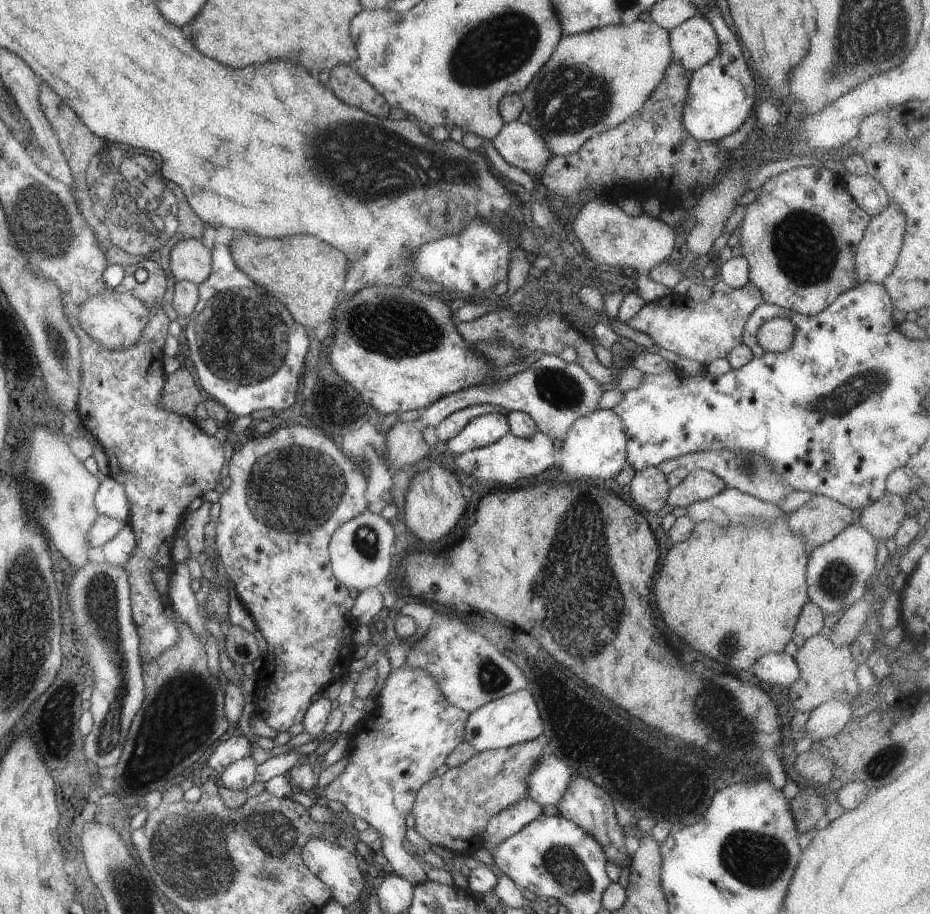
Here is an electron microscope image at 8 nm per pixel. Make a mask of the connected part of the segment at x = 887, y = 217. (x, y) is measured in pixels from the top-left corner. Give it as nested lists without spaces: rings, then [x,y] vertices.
[[[888,202],[881,212],[870,217],[854,254],[856,284],[864,283],[865,281],[870,283],[884,281],[884,278],[893,270],[900,251],[903,231],[904,214],[893,203]]]

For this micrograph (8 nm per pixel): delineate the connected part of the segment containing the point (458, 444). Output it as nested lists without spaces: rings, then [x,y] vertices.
[[[487,413],[472,418],[453,438],[447,441],[447,451],[457,455],[493,444],[508,433],[505,414]]]

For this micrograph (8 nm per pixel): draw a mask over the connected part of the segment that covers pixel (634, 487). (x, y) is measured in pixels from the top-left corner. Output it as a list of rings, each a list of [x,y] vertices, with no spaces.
[[[657,467],[635,471],[628,484],[633,505],[640,512],[653,515],[666,503],[669,487]]]

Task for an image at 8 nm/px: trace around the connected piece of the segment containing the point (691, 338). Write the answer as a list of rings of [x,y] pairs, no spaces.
[[[719,278],[711,283],[710,289],[711,296],[705,302],[689,303],[687,299],[673,295],[649,302],[641,306],[641,310],[631,320],[627,320],[626,325],[646,334],[659,348],[704,366],[712,360],[726,358],[735,346],[742,344],[745,322],[763,300],[759,290],[749,282],[733,289]]]

